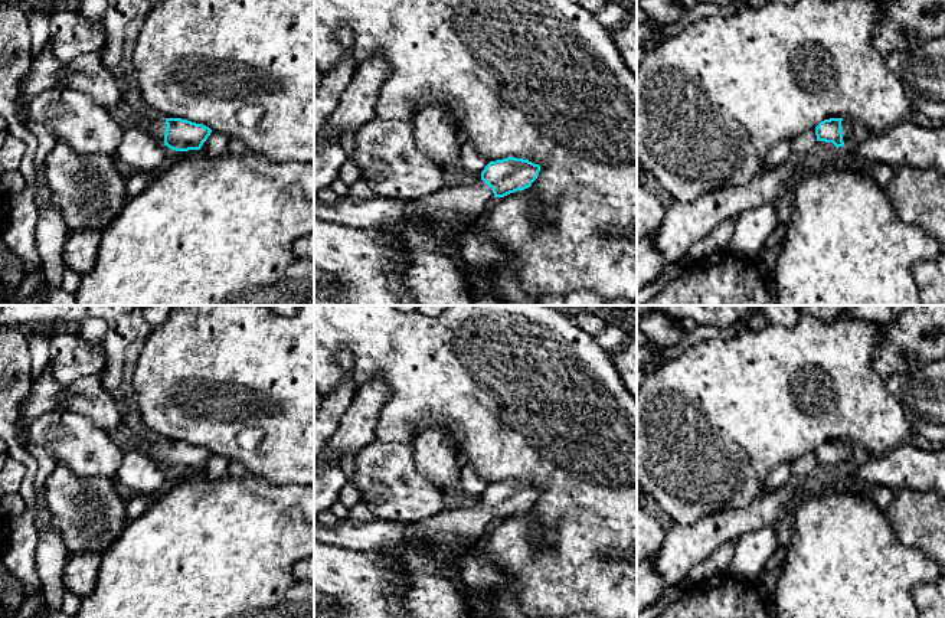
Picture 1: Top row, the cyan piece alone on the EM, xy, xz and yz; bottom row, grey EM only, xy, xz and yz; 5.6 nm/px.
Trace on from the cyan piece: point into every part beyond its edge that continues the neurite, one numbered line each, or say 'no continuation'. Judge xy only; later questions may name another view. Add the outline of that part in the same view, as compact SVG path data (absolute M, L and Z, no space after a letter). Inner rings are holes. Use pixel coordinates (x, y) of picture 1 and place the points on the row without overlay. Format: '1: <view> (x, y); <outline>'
1: xy (159, 447); M140 438L138 441L131 441L128 442L128 449L141 449L141 445L145 445L147 448L153 449L153 455L154 460L157 460L163 467L164 467L164 457L166 457L166 441L163 439L156 439L156 438L150 438L150 439L143 439Z

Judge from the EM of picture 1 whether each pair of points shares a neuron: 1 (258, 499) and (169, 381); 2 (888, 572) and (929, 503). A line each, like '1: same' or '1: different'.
1: different
2: different

